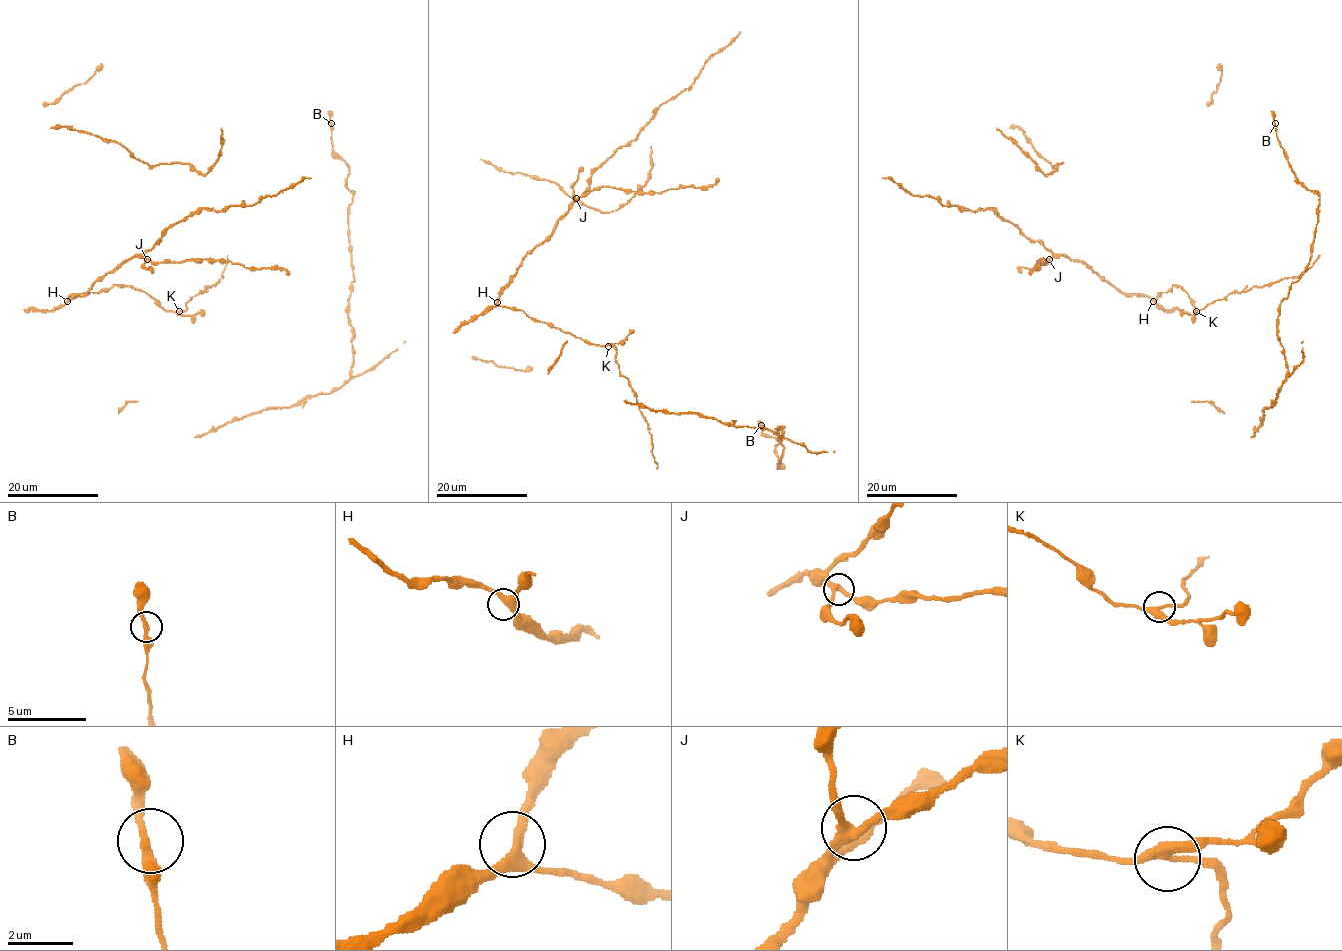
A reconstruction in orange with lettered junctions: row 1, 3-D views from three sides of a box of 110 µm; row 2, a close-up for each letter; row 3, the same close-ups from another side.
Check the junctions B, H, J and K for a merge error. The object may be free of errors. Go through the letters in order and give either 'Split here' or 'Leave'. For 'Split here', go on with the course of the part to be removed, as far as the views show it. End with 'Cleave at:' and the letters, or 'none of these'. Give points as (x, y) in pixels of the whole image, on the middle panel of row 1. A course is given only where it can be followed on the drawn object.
B: Leave
H: Leave
J: Leave
K: Split here. Course of the part to remove: (608, 345), (615, 348), (619, 373), (628, 381), (647, 424), (657, 469)
Cleave at: K

